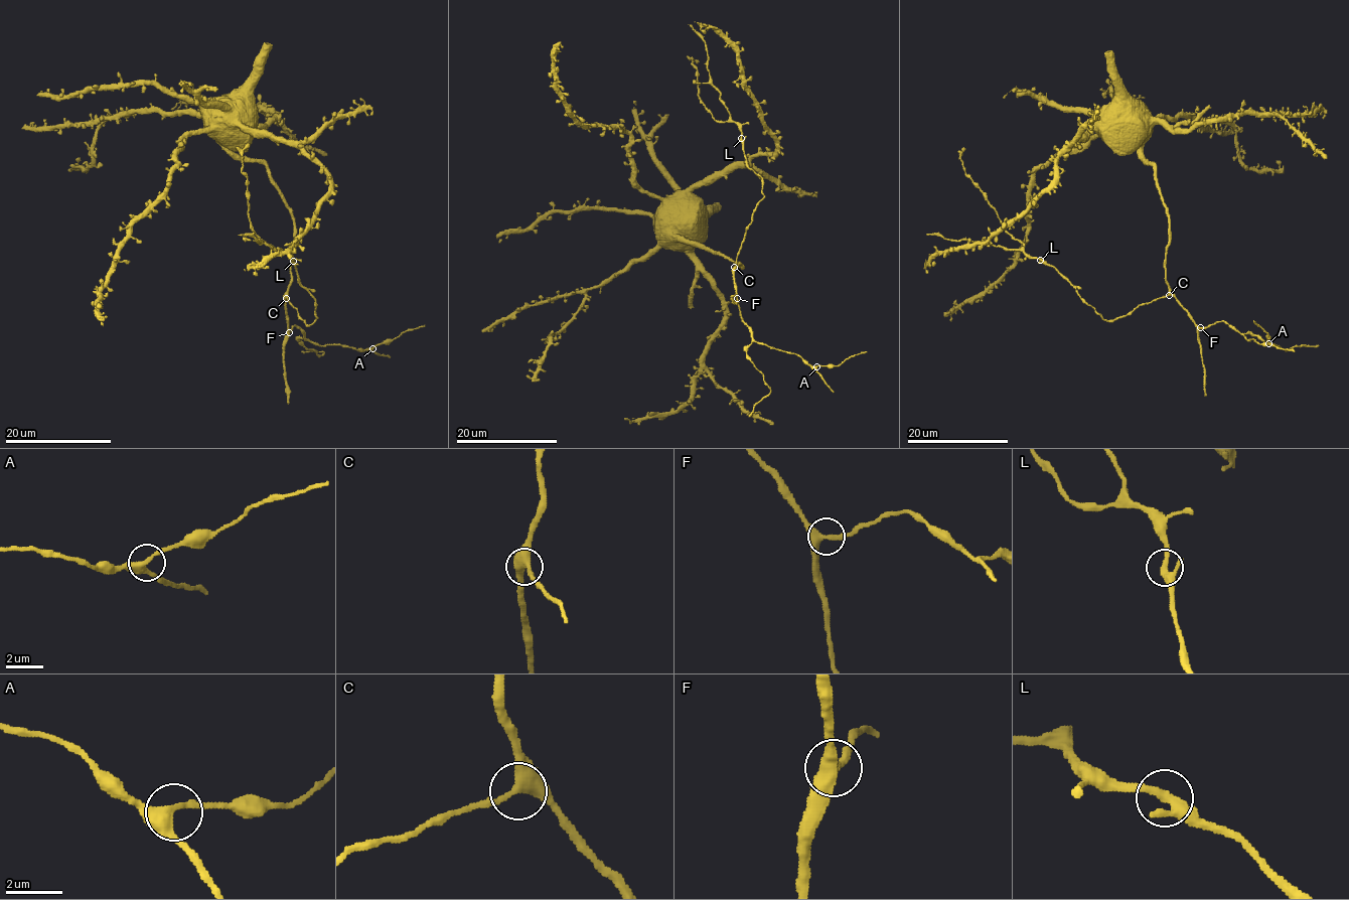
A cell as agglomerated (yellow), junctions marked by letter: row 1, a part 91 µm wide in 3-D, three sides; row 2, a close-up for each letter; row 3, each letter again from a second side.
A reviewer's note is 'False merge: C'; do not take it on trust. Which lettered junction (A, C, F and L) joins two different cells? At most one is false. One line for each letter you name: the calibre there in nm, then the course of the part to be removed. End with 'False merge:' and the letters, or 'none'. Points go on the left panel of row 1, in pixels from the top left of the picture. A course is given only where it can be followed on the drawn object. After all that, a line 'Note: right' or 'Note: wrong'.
False merge: none
Note: wrong

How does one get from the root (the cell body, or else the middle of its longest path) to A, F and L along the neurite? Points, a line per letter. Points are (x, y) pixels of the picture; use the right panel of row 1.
A: (1113, 131), (1119, 122), (1120, 144), (1155, 170), (1169, 292), (1200, 327), (1226, 321), (1268, 343)
F: (1113, 131), (1113, 122), (1119, 122), (1120, 144), (1134, 146), (1155, 170), (1169, 219), (1165, 281), (1200, 327)
L: (1113, 131), (1119, 122), (1120, 144), (1134, 146), (1155, 170), (1169, 219), (1169, 292), (1105, 320), (1041, 259)

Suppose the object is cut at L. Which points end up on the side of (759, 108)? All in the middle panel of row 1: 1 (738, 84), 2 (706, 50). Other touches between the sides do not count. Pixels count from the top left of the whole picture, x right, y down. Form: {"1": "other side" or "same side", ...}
{"1": "same side", "2": "other side"}

